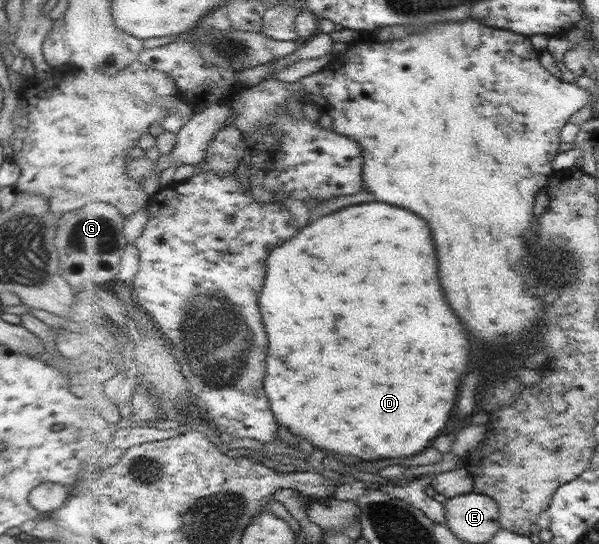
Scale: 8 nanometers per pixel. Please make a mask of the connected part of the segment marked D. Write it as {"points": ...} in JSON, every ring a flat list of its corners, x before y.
{"points":[[363,203,347,206,337,213,319,218,317,223,305,227,293,241,275,248,269,260,267,285,260,297,261,309,271,337,269,349,269,377,265,381,267,393,273,401,277,419,287,425,295,435,313,441,321,449,329,449,339,455,359,457,363,461,413,457,431,447,431,443,449,425,459,401,461,377,467,371,471,359,471,337,463,321,457,317,447,301,447,293,439,277,439,255,429,223,413,211,387,203]]}

